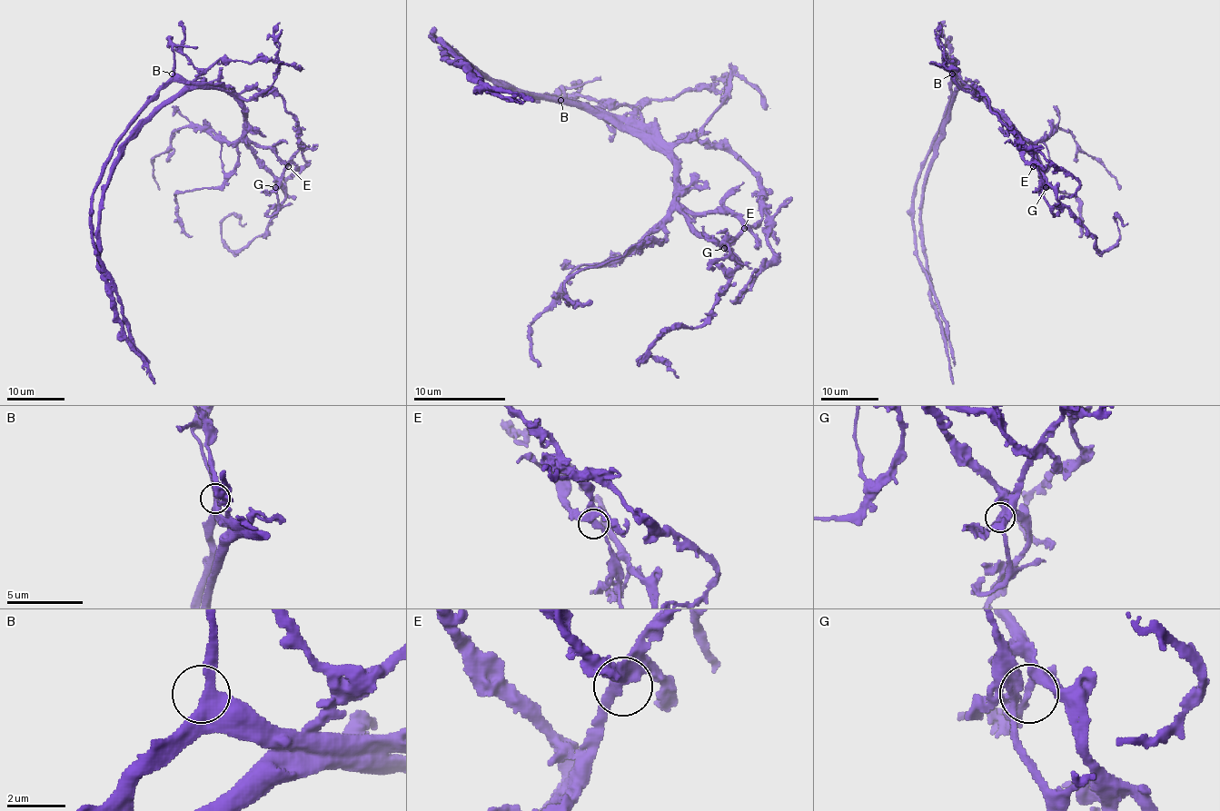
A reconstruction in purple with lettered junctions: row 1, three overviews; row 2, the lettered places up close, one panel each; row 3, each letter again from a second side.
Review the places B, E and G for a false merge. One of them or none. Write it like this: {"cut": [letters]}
{"cut": ["G"]}

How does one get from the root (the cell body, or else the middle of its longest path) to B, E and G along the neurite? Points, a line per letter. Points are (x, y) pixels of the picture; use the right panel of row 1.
B: (961, 88), (954, 81), (952, 74)
E: (961, 88), (973, 88), (1005, 121), (1023, 143), (1023, 159), (1033, 166)
G: (961, 88), (973, 88), (1005, 121), (1012, 134), (1035, 157), (1037, 169), (1046, 179), (1046, 188)

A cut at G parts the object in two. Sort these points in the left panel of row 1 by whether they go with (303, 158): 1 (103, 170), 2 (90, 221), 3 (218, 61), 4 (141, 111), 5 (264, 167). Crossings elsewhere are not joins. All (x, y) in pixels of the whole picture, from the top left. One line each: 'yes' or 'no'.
1: no
2: no
3: yes
4: no
5: yes

